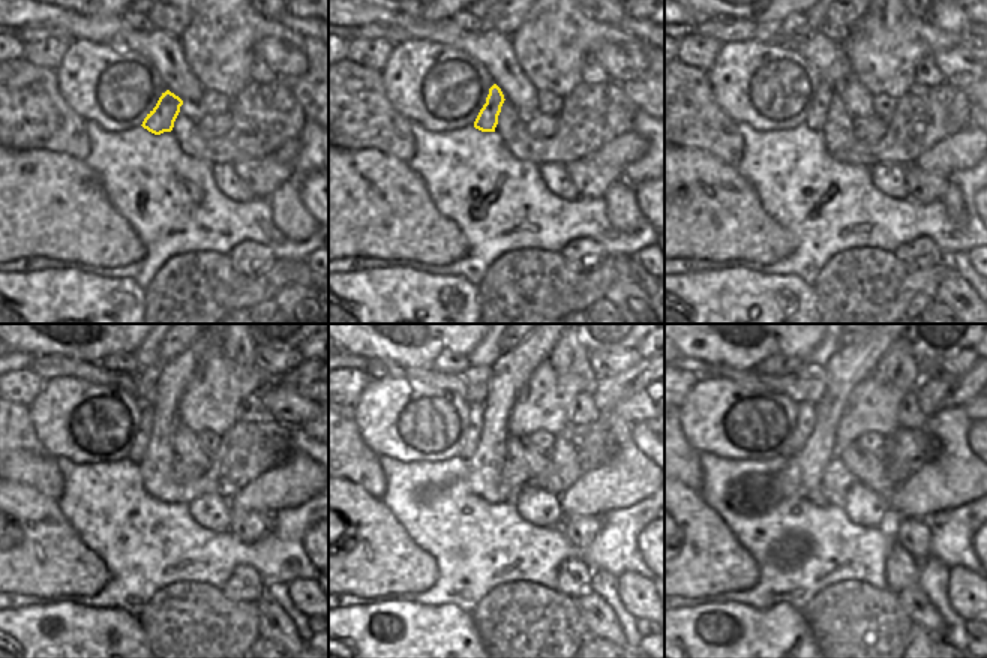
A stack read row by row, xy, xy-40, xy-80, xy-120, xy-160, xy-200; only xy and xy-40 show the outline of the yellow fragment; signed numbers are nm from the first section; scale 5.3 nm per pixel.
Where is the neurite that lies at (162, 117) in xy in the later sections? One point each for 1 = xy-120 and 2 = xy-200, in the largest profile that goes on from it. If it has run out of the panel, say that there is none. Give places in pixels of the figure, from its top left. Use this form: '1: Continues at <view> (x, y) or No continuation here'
1: Continues at xy-120 (138, 448)
2: Continues at xy-200 (806, 421).

